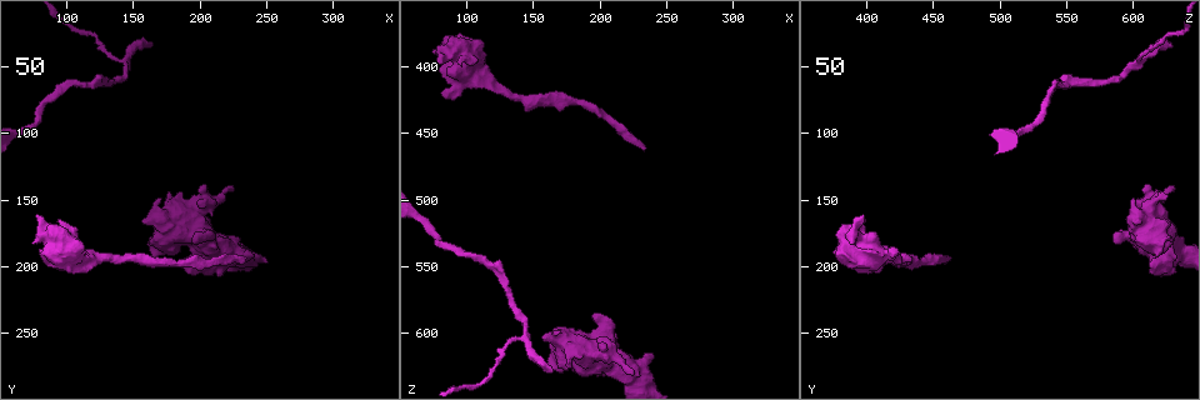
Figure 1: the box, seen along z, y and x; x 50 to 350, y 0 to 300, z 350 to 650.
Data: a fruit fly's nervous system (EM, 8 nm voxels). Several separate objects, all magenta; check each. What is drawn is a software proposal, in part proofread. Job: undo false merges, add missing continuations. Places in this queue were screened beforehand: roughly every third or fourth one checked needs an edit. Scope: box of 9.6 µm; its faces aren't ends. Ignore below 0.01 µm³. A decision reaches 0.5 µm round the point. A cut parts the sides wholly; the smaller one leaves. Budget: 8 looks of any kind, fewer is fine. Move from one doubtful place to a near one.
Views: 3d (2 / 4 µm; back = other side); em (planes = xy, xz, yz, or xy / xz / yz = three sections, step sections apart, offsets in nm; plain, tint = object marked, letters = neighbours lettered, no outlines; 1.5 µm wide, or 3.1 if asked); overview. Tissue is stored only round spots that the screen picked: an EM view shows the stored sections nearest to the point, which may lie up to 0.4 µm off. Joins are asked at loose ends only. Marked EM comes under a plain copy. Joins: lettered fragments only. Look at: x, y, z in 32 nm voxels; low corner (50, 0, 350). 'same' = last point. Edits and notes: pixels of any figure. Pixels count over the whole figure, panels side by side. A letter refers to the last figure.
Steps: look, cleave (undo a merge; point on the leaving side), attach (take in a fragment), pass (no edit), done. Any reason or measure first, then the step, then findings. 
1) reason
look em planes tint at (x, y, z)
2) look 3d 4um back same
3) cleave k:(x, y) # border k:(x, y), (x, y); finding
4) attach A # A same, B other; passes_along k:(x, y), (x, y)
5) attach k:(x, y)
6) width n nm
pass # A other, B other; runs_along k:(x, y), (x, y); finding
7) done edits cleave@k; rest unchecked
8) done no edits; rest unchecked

thick end
look em planes letters at (78, 162, 398)

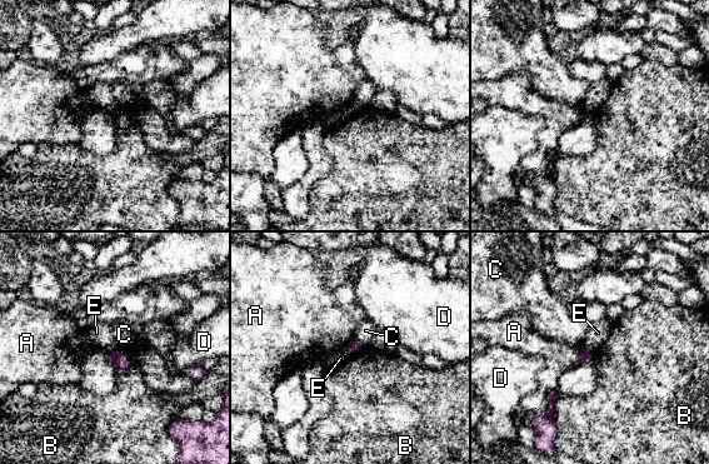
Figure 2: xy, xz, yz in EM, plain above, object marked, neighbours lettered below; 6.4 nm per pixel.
longest_contact A 180 nm
pass # A other, B other, C other, D other, E other; border 2:(115, 348), (106, 352); none of them fits

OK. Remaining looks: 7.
branch stops here
look em planes tint at (164, 32, 628)

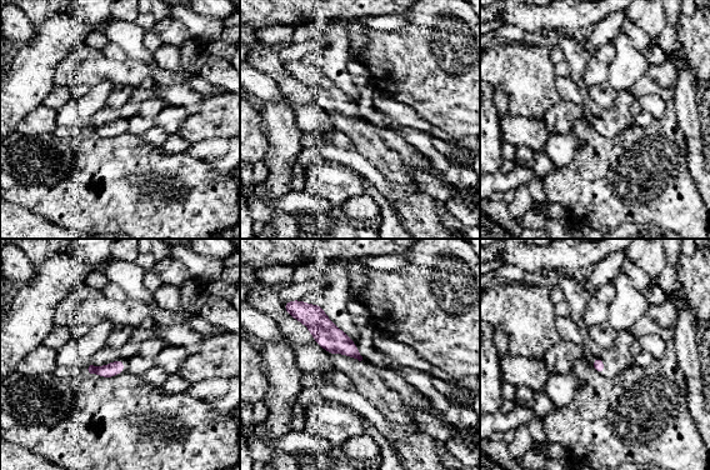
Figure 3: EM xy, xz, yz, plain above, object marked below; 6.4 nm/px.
what lies round it
look em planes letters same

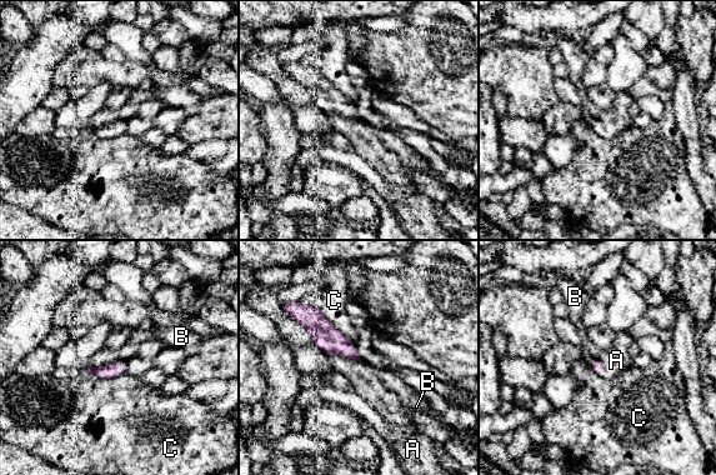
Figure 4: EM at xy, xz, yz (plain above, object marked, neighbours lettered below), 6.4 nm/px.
attach A # A same, B other, C other; it goes on there

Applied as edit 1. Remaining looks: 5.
branch stops here
look 3d 4um at (226, 140, 630)

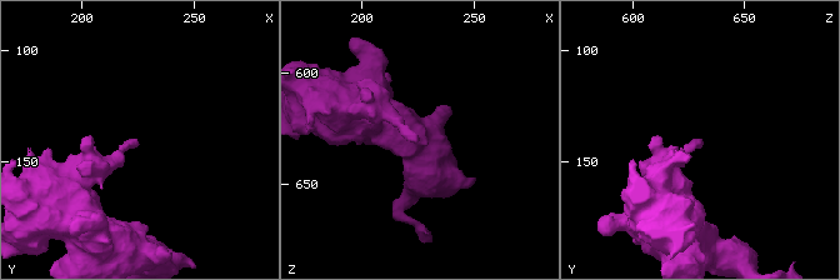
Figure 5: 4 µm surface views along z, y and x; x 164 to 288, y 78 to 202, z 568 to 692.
look em planes letters at (226, 143, 630)

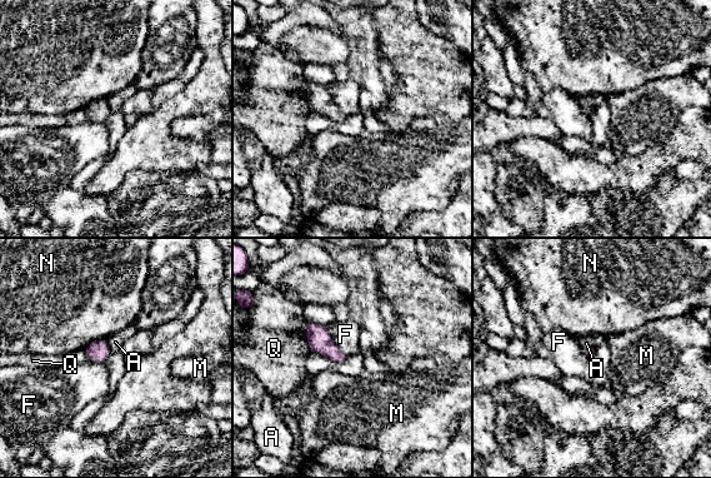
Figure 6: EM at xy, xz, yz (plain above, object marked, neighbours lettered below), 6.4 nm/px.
pass # A other, F other, M other, N other, Q other; border 6:(325, 327), (334, 344), (348, 355); none of them fits

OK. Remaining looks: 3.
done edits attach@4; rest unchecked

